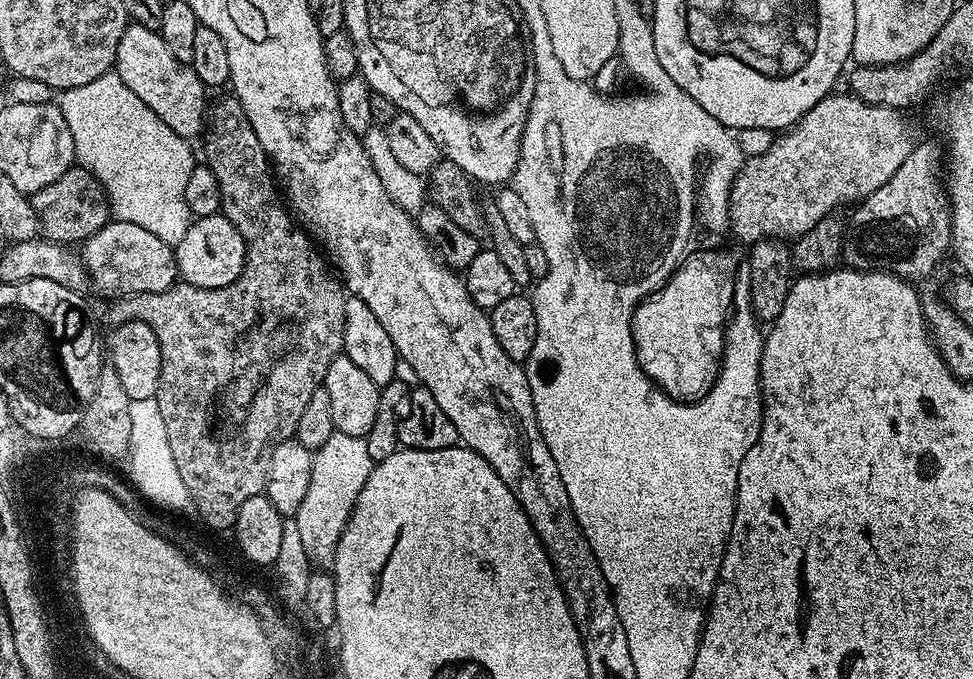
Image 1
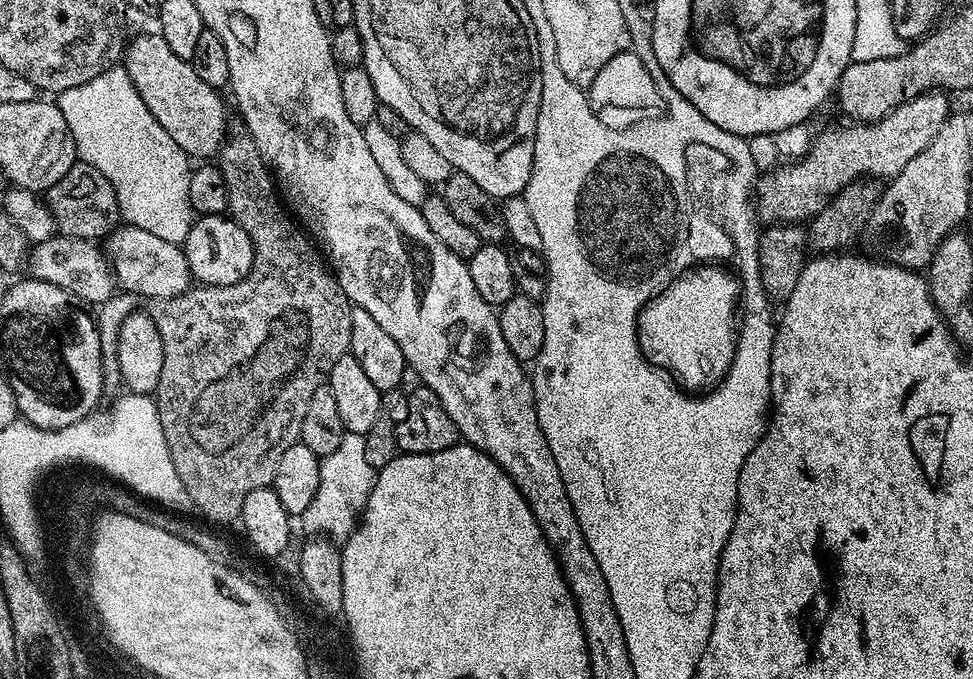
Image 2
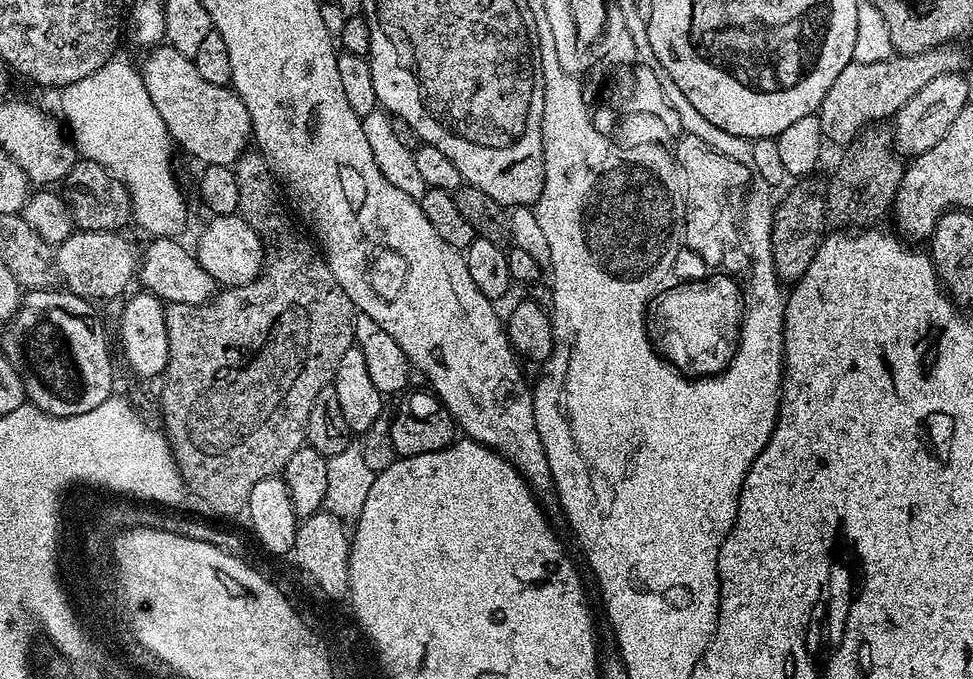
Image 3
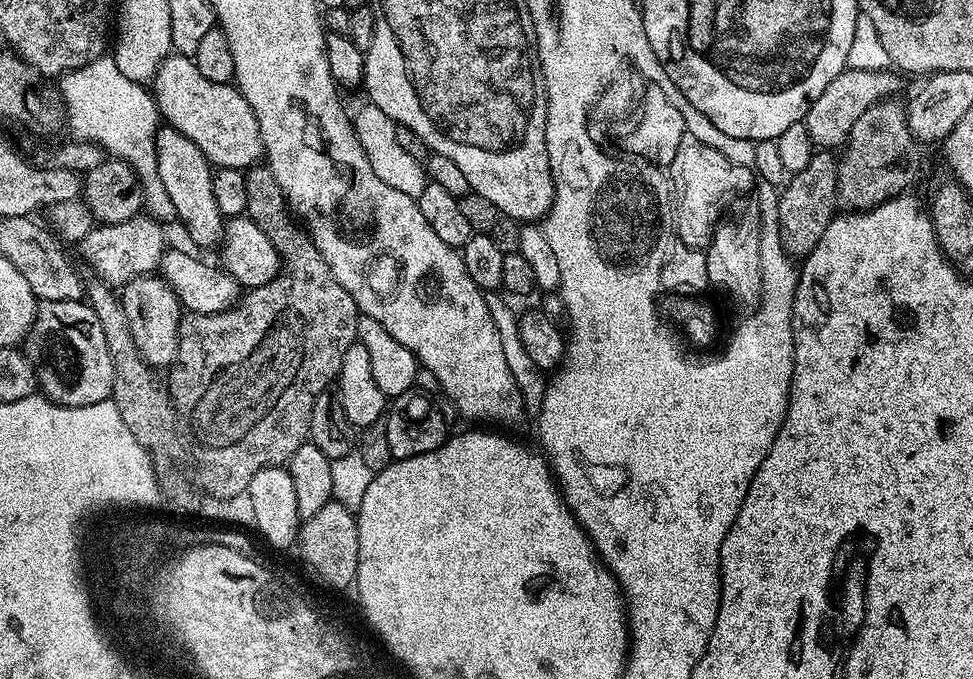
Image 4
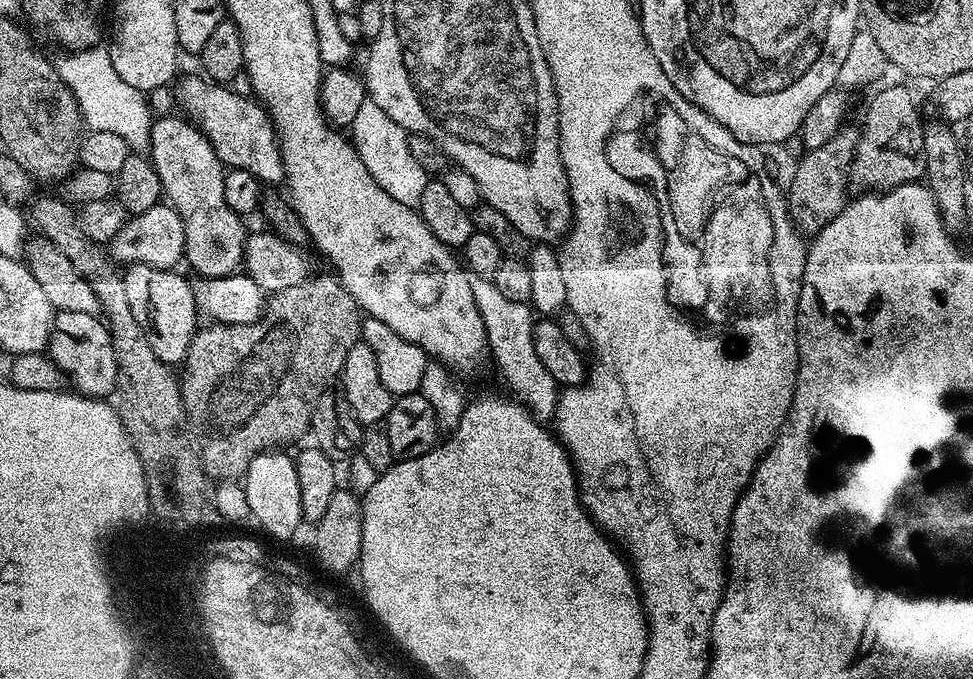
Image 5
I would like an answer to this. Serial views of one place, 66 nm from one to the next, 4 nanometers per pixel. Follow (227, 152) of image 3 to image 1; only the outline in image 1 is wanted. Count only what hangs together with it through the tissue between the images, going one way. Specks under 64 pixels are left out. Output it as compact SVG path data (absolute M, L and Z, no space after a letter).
M129 23L122 34L122 42L118 42L114 71L126 86L130 86L130 90L134 90L134 94L138 94L138 98L142 98L142 102L146 102L146 106L150 106L150 110L154 110L154 114L158 114L158 118L162 118L162 122L166 122L166 126L170 126L170 130L174 130L174 134L191 141L192 136L199 137L205 131L204 83L198 74L194 74L191 64L183 64L170 54L170 46L166 46L159 31Z

